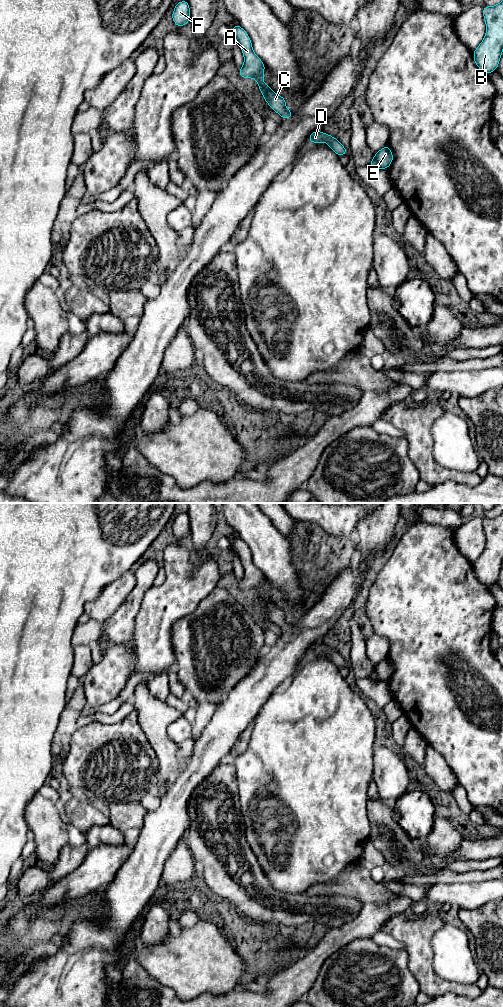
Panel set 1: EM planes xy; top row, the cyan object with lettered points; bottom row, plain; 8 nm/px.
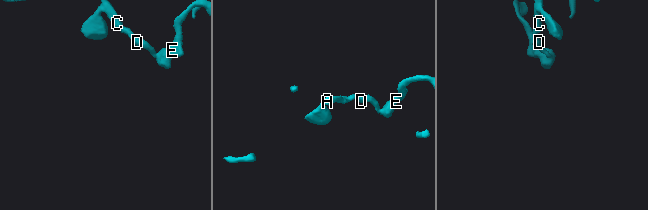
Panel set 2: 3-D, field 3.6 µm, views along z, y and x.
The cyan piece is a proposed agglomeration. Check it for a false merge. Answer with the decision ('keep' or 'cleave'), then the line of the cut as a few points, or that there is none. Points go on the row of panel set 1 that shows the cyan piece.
cleave; cut xy (374, 156), (382, 168)

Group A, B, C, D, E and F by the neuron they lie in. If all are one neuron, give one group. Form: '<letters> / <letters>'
A C D F / B E

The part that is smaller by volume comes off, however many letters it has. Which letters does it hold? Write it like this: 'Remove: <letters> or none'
Remove: A, C, D, F

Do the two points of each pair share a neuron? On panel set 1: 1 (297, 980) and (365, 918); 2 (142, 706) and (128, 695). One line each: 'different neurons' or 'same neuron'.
1: same neuron
2: different neurons

